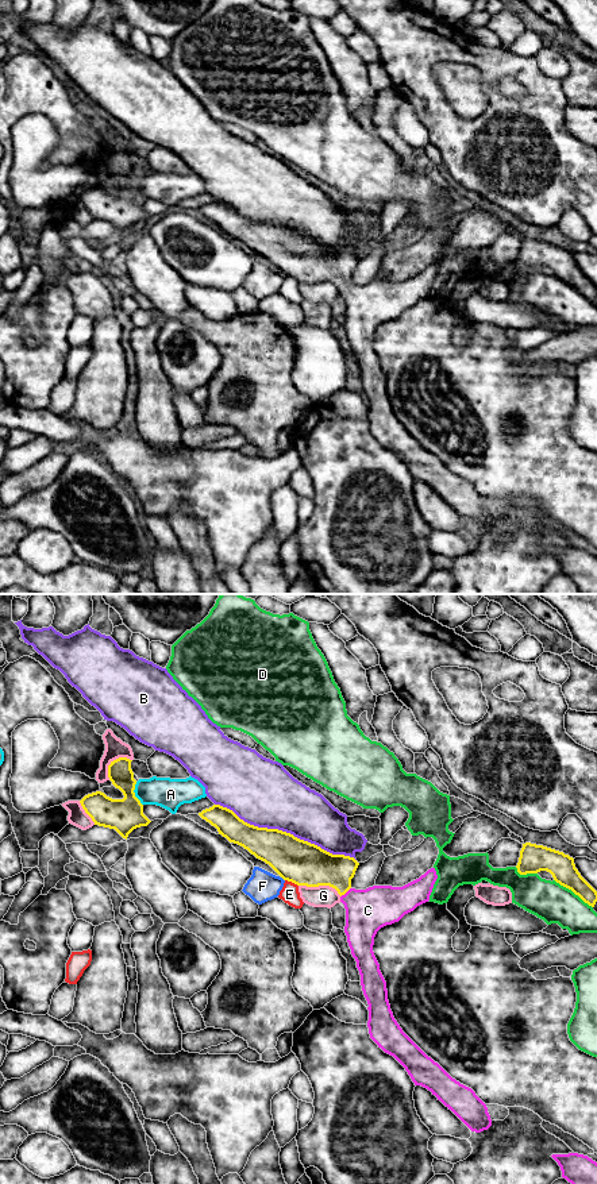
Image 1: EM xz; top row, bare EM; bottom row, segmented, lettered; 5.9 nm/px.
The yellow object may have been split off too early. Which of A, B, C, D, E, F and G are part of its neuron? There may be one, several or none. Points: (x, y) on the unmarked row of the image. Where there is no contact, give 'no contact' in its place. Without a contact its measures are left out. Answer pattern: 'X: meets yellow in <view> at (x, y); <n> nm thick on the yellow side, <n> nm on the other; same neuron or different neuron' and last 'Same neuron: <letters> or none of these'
A: meets yellow in xz at (134, 189); 200 nm thick on the yellow side, 180 nm on the other; different neuron
B: meets yellow in xz at (285, 227); 260 nm thick on the yellow side, 380 nm on the other; different neuron
C: meets yellow in xz at (345, 288); 240 nm thick on the yellow side, 260 nm on the other; same neuron
D: meets yellow in xz at (573, 286); 150 nm thick on the yellow side, 240 nm on the other; different neuron
E: meets yellow in xz at (292, 277); 260 nm thick on the yellow side, 110 nm on the other; different neuron
F: meets yellow in xz at (282, 273); 260 nm thick on the yellow side, 180 nm on the other; different neuron
G: meets yellow in xz at (320, 280); 260 nm thick on the yellow side, 130 nm on the other; different neuron
Same neuron: C

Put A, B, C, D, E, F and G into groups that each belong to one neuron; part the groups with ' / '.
A / B / C / D / E / F / G

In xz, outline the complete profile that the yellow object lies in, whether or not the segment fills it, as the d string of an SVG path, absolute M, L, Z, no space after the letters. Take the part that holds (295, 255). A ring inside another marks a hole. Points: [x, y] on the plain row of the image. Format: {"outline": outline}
{"outline": "M213 200L199 211L230 238L269 259L284 275L307 282L330 281L338 286L346 304L344 328L369 400L370 433L405 463L415 481L431 486L471 527L488 525L492 514L486 500L471 483L452 474L428 452L394 414L386 377L373 347L374 332L381 323L398 317L430 296L438 274L435 263L403 282L373 281L355 285L351 274L359 258L354 252L332 250L278 224L250 220L220 200Z"}

